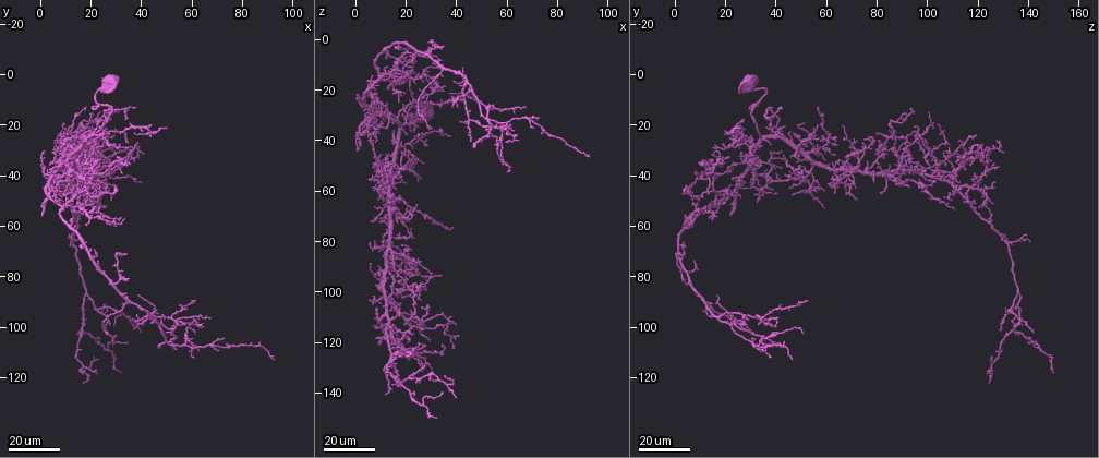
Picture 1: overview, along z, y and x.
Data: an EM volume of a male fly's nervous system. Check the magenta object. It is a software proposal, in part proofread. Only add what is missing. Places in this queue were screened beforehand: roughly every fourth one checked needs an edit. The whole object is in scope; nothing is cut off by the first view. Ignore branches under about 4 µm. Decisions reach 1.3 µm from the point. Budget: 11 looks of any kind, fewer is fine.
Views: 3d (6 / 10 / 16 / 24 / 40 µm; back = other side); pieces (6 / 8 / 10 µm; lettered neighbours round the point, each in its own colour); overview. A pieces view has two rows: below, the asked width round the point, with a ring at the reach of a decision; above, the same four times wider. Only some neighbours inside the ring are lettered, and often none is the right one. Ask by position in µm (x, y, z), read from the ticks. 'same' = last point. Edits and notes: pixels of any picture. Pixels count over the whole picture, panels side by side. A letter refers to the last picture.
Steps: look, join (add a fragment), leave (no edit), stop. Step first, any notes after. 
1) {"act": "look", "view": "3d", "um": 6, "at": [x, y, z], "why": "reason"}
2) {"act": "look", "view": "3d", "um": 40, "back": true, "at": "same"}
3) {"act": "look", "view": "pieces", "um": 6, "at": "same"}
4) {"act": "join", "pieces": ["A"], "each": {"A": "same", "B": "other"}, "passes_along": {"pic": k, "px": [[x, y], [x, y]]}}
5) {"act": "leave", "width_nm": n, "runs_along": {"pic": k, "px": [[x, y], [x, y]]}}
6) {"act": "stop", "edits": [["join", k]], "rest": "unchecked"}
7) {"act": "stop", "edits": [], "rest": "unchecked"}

{"act": "look", "view": "3d", "um": 24, "at": [45, 25, 23], "why": "free end"}

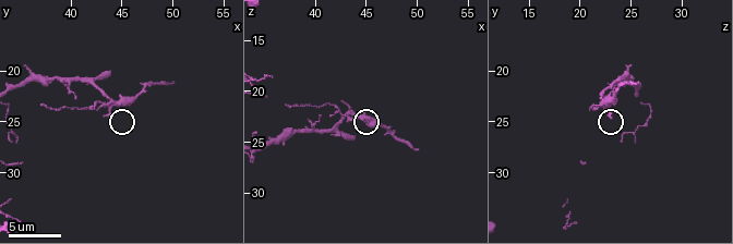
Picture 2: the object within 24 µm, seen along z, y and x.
{"act": "look", "view": "pieces", "um": 6, "at": [43.6, 24.6, 22.8]}

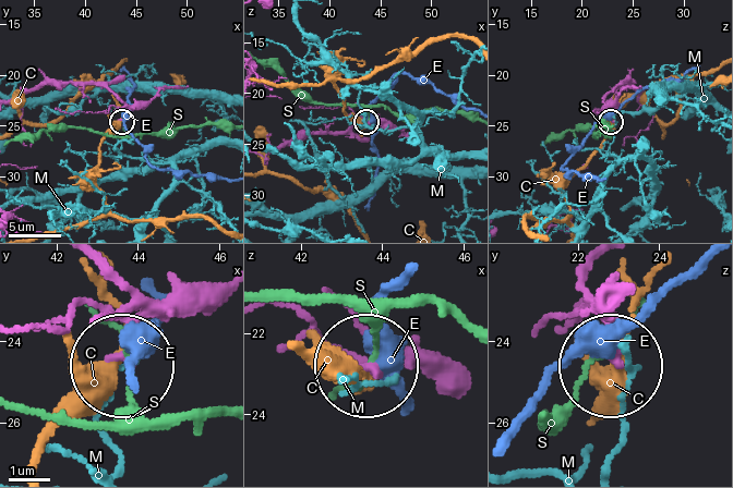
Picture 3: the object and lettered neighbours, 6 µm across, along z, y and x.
{"act": "leave", "width_nm": 210, "each": {"C": "other", "E": "other", "M": "other", "S": "other"}, "runs_along": {"pic": 3, "px": [[108, 266], [132, 307], [122, 356]]}, "found": "no lettered fragment goes on from it"}

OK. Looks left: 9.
{"act": "look", "view": "3d", "um": 10, "at": [43.6, 20.2, 24.6], "why": "free end"}

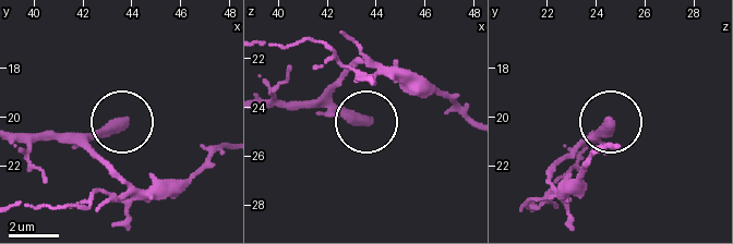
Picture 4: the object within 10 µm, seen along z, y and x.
{"act": "look", "view": "pieces", "um": 10, "at": [43.6, 20.2, 24.5]}

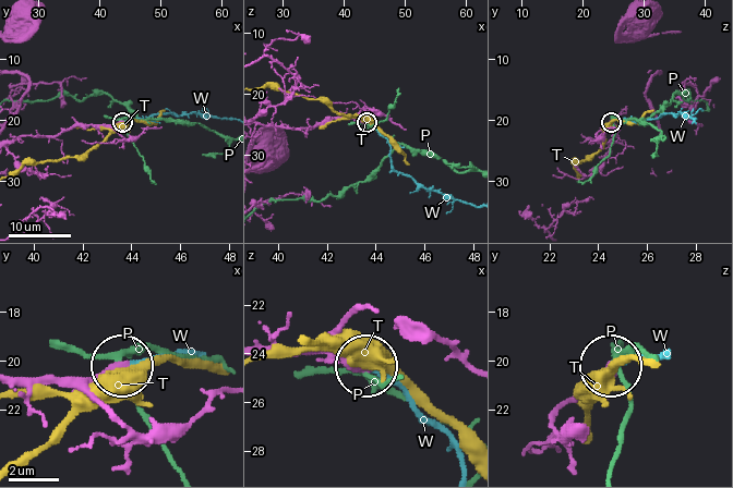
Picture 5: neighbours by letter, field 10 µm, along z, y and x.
{"act": "join", "pieces": ["W"], "width_nm": 410, "each": {"P": "other", "T": "other", "W": "same"}, "passes_along": {"pic": 5, "px": [[59, 381], [95, 381], [128, 363], [189, 356]]}, "found": "the cell continues"}

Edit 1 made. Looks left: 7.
{"act": "look", "view": "overview", "why": "see it whole again"}

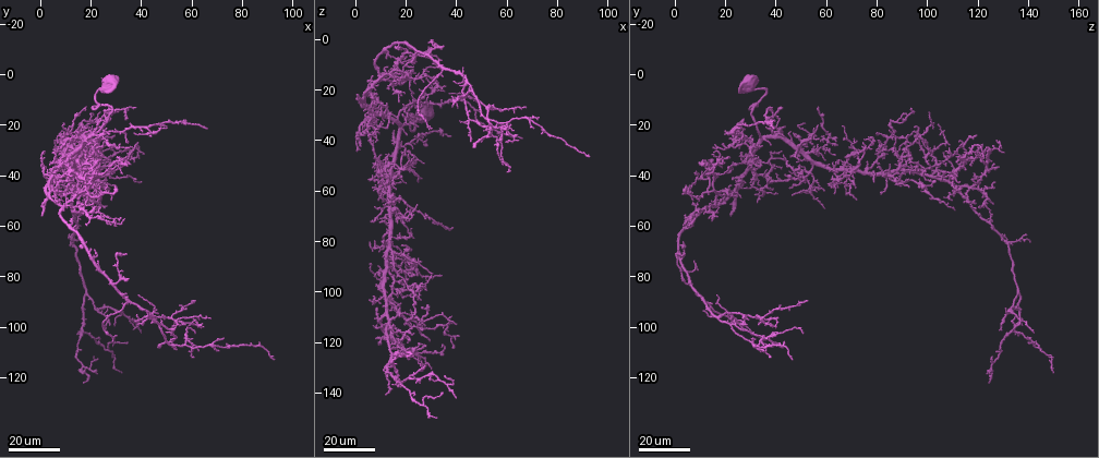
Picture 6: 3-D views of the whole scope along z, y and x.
{"act": "look", "view": "3d", "um": 16, "at": [1, 56, 22], "why": "branch stops here"}

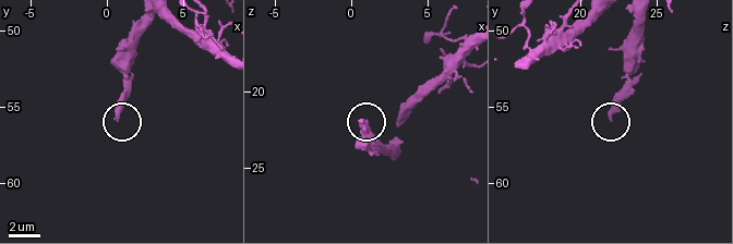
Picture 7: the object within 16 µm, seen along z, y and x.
{"act": "look", "view": "3d", "um": 6, "at": [0.6, 55.6, 22.0], "why": "zoom in"}

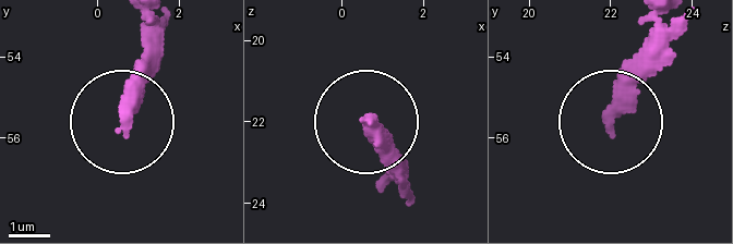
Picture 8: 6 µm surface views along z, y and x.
{"act": "look", "view": "pieces", "um": 6, "at": [0.70, 55.70, 21.95]}

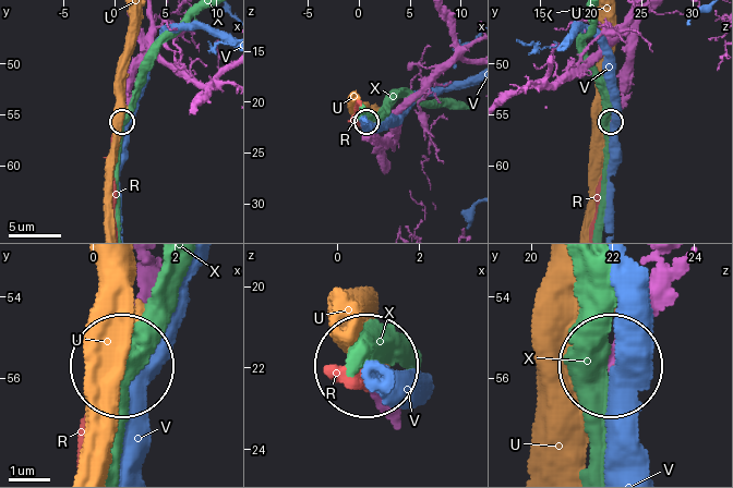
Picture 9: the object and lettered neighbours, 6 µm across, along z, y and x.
{"act": "join", "pieces": ["R"], "each": {"R": "same", "U": "other", "V": "other", "X": "other"}, "passes_along": {"pic": 9, "px": [[622, 90], [597, 226]]}, "found": "it goes on there"}

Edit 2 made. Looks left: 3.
{"act": "look", "view": "3d", "um": 24, "at": [8, 44, 25], "why": "thin end"}

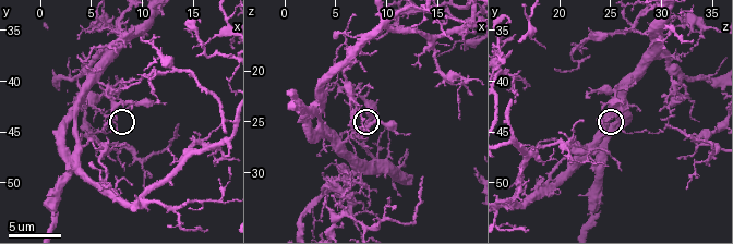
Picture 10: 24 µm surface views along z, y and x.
{"act": "look", "view": "pieces", "um": 10, "at": [7.2, 44.6, 24.2]}

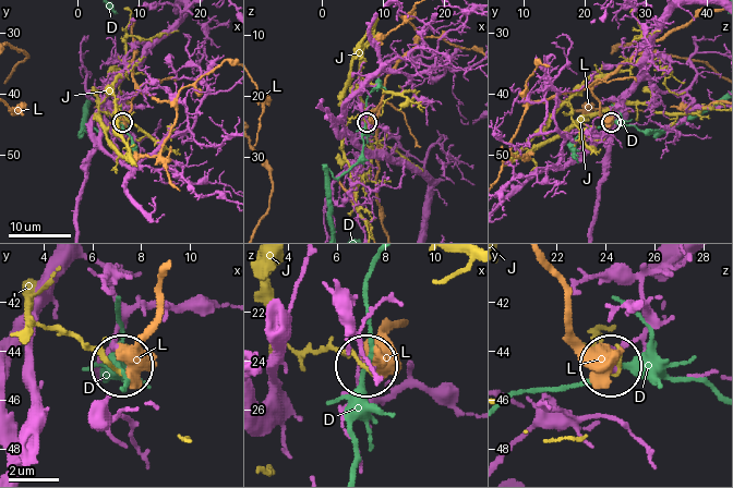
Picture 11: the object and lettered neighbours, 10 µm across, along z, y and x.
{"act": "leave", "each": {"D": "other", "J": "other", "L": "other"}, "found": "no lettered fragment goes on from it"}

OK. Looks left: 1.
{"act": "stop", "edits": [["join", 5], ["join", 9]], "rest": "unchecked"}

